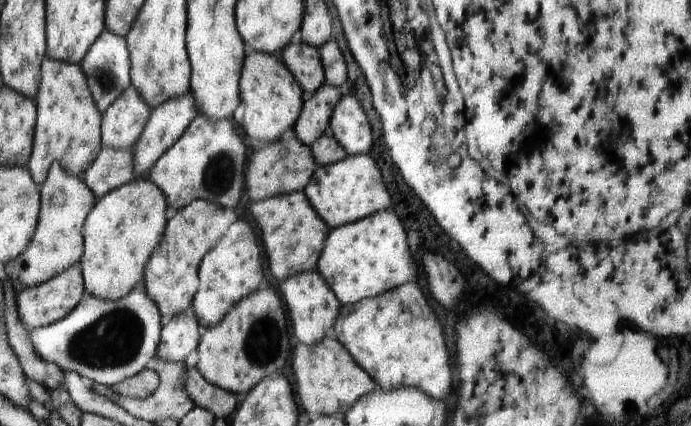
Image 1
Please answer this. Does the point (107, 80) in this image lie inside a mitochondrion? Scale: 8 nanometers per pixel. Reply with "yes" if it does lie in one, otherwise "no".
yes

